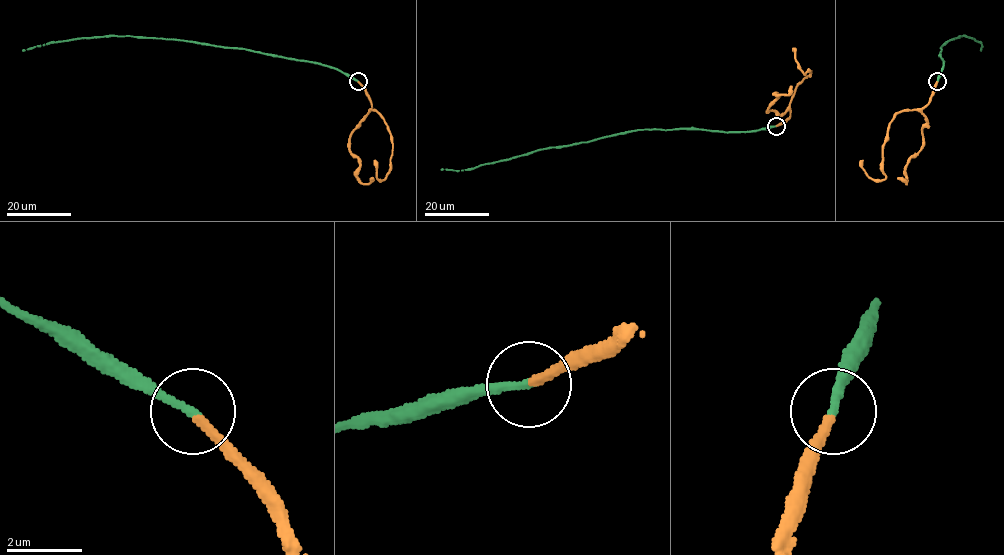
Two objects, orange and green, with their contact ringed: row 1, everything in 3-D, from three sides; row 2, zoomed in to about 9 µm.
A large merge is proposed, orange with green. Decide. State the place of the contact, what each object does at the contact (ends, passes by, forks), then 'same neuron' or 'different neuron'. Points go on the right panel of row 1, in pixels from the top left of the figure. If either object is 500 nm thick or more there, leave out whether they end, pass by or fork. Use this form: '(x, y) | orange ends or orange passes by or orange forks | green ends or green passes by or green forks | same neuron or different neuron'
(937, 81) | orange ends | green ends | same neuron

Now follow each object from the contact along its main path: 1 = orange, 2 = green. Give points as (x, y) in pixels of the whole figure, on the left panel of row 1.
1: (358, 81), (371, 109), (380, 115), (391, 136), (389, 172), (383, 180), (377, 178), (375, 160)
2: (358, 81), (324, 65), (187, 40), (94, 36), (22, 50)

